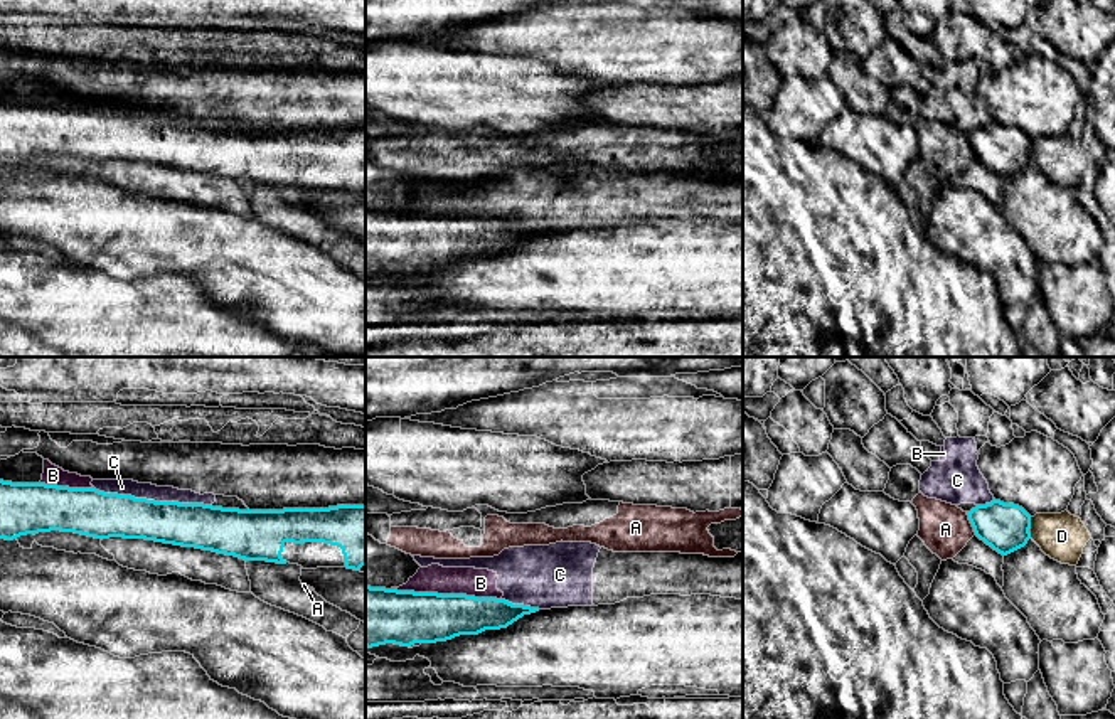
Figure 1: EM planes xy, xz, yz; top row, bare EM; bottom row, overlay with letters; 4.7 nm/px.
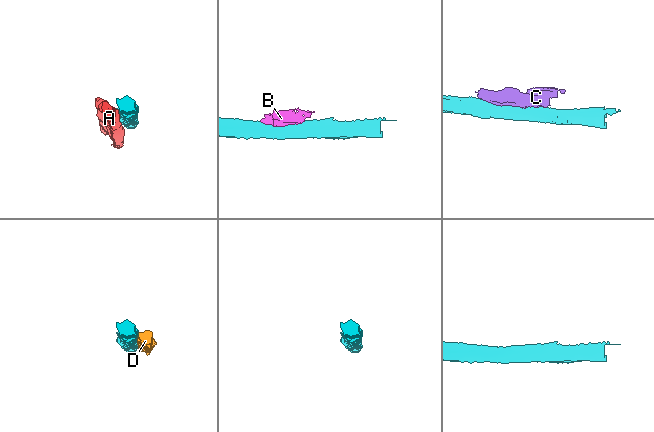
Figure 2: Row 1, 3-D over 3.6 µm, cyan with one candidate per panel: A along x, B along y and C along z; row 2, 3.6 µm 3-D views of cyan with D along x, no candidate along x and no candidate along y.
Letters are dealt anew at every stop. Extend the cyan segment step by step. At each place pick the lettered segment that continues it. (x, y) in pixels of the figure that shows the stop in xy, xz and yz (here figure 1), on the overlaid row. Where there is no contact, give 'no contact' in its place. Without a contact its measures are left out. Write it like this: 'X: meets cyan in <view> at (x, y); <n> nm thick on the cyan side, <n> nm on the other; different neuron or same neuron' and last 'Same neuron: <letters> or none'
A: meets cyan in yz at (970, 522); 220 nm thick on the cyan side, 240 nm on the other; different neuron
B: meets cyan in xz at (445, 595); 260 nm thick on the cyan side, 140 nm on the other; different neuron
C: meets cyan in xy at (154, 500); 220 nm thick on the cyan side, 80 nm on the other; different neuron
D: meets cyan in yz at (1029, 522); 220 nm thick on the cyan side, 220 nm on the other; different neuron
Same neuron: none

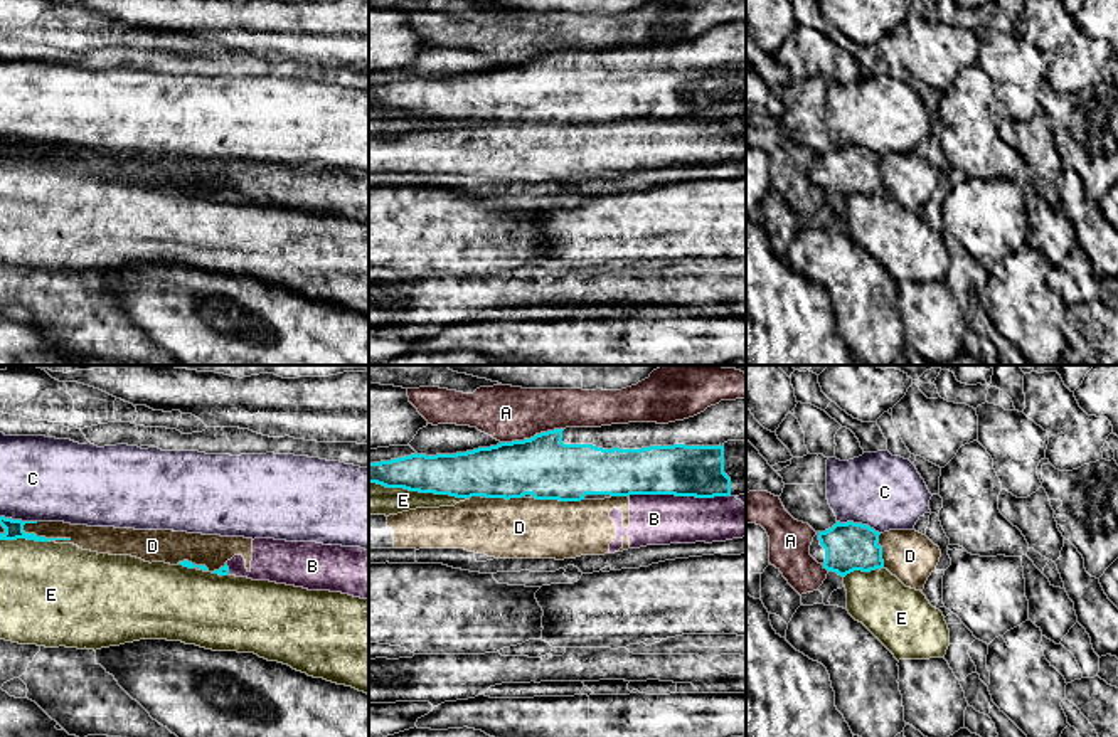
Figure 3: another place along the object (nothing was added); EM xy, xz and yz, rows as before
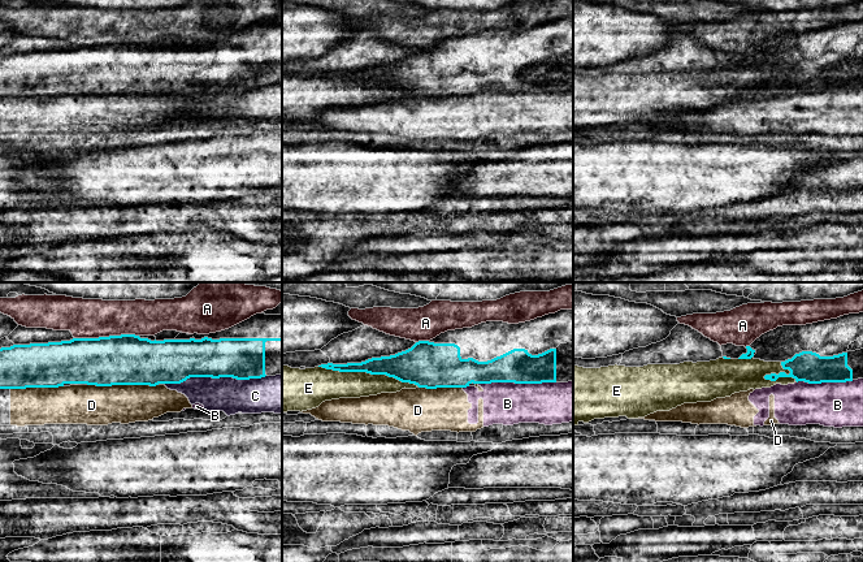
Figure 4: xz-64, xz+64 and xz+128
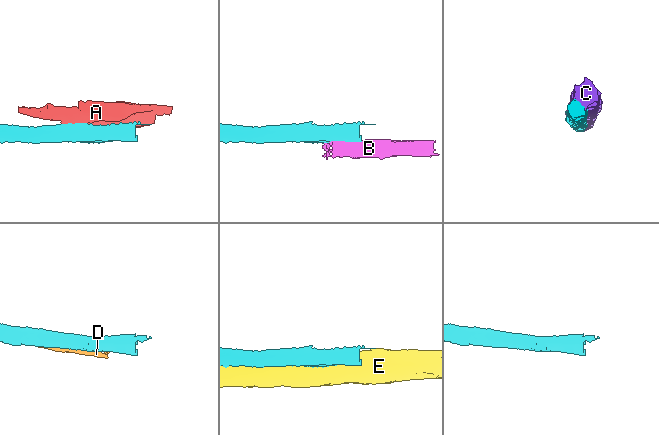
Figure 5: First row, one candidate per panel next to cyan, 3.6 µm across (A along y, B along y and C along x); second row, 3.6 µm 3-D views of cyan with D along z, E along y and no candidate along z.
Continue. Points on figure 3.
A: meets cyan in xz at (531, 438); 300 nm thick on the cyan side, 260 nm on the other; different neuron
B: meets cyan in xz at (679, 495); 240 nm thick on the cyan side, 240 nm on the other; different neuron
C: meets cyan in yz at (859, 524); 220 nm thick on the cyan side, 360 nm on the other; different neuron
D: meets cyan in xy at (44, 537); 100 nm thick on the cyan side, 130 nm on the other; different neuron
E: meets cyan in xz at (420, 492); 220 nm thick on the cyan side, 160 nm on the other; different neuron
Same neuron: none

